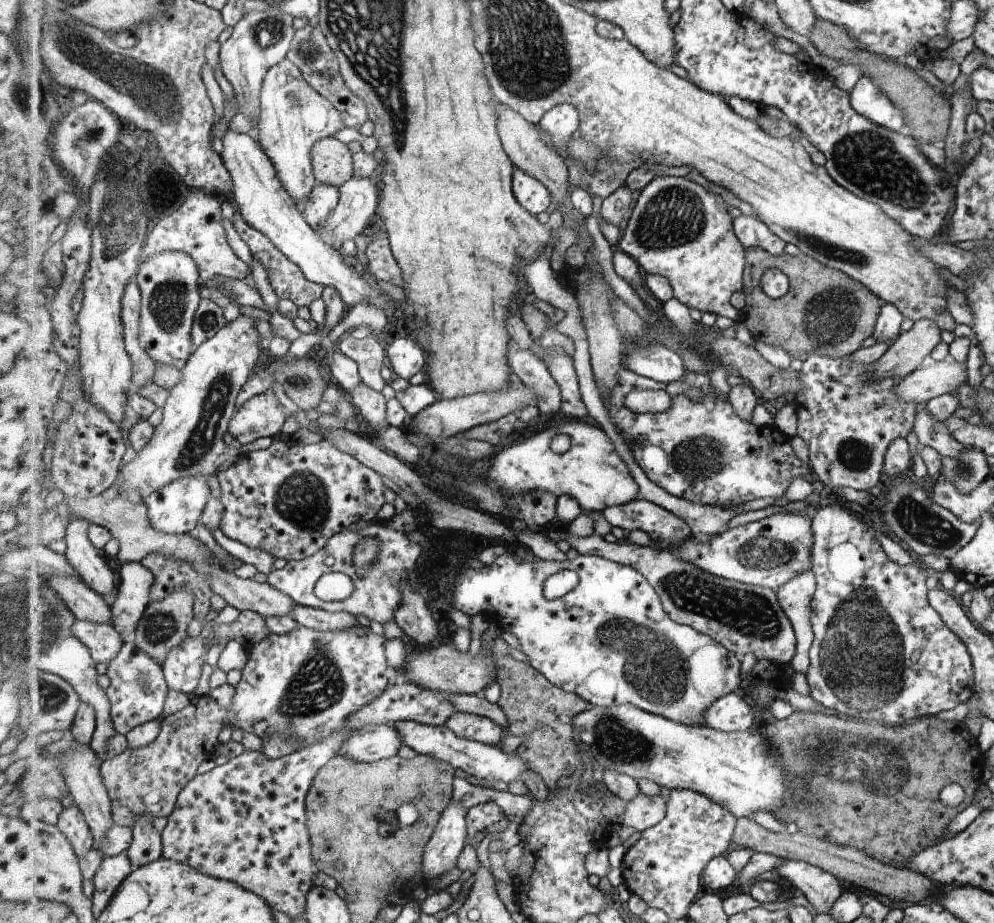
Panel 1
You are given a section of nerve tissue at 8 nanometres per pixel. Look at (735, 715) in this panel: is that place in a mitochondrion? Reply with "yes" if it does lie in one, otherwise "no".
no

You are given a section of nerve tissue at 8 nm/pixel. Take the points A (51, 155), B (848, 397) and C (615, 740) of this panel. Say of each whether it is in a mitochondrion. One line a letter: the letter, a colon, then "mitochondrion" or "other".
A: other
B: other
C: mitochondrion

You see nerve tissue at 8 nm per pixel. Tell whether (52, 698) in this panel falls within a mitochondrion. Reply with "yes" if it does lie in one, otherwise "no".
yes

